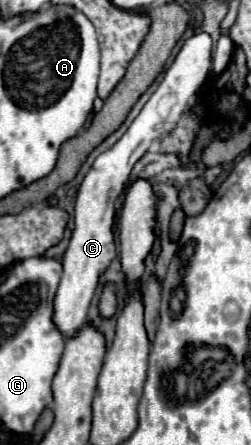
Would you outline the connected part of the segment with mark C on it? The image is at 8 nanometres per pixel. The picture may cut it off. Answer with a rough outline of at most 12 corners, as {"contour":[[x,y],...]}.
{"contour":[[207,33],[183,43],[127,133],[77,193],[53,299],[63,337],[85,325],[117,257],[111,225],[133,165],[211,73]]}

